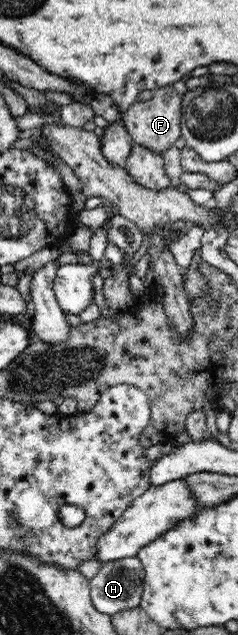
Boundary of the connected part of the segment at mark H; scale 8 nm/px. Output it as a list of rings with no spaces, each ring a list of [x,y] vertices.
[[[137,556],[103,563],[98,573],[90,579],[93,608],[101,611],[101,614],[113,616],[120,611],[140,607],[145,587],[145,576],[144,567]]]

